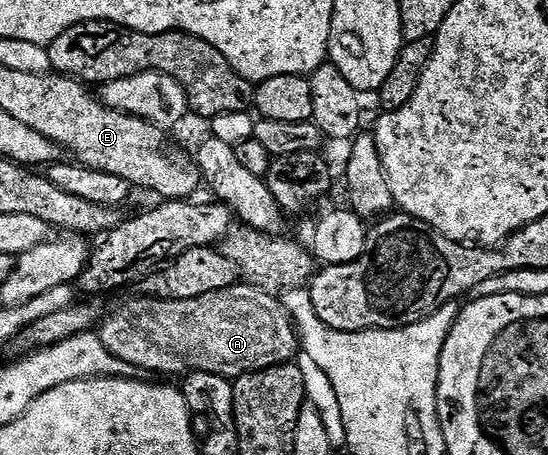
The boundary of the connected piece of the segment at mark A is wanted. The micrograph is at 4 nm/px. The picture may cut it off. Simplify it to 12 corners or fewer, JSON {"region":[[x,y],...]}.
{"region":[[252,284],[142,294],[97,331],[109,354],[176,378],[294,361],[282,299]]}

